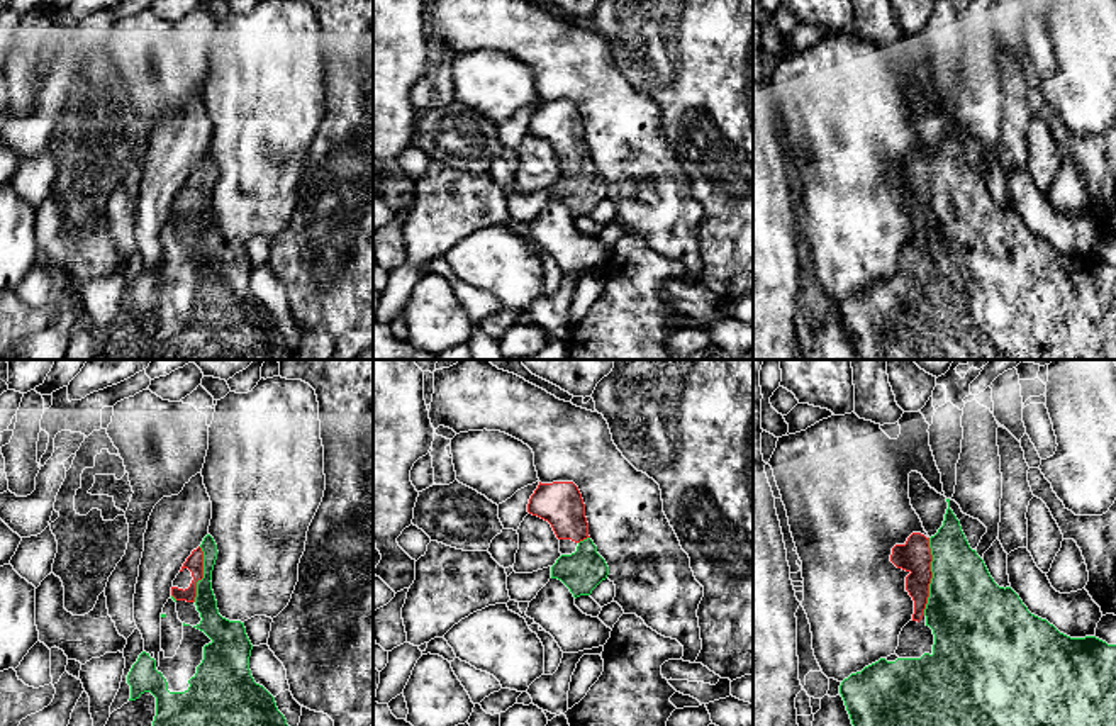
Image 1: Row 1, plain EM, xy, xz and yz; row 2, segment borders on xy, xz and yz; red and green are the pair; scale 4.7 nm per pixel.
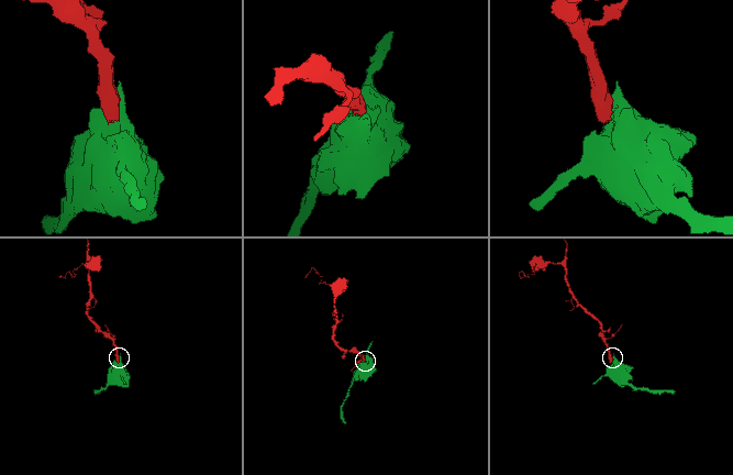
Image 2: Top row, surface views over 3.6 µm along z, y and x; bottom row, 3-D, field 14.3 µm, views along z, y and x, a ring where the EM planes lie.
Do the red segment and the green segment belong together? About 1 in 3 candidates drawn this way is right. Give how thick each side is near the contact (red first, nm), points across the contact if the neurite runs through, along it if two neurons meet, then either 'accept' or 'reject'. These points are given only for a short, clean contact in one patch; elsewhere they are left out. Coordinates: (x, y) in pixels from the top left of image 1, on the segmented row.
150/380 nm | across yz (915, 557), (931, 577), (969, 613) | accept

